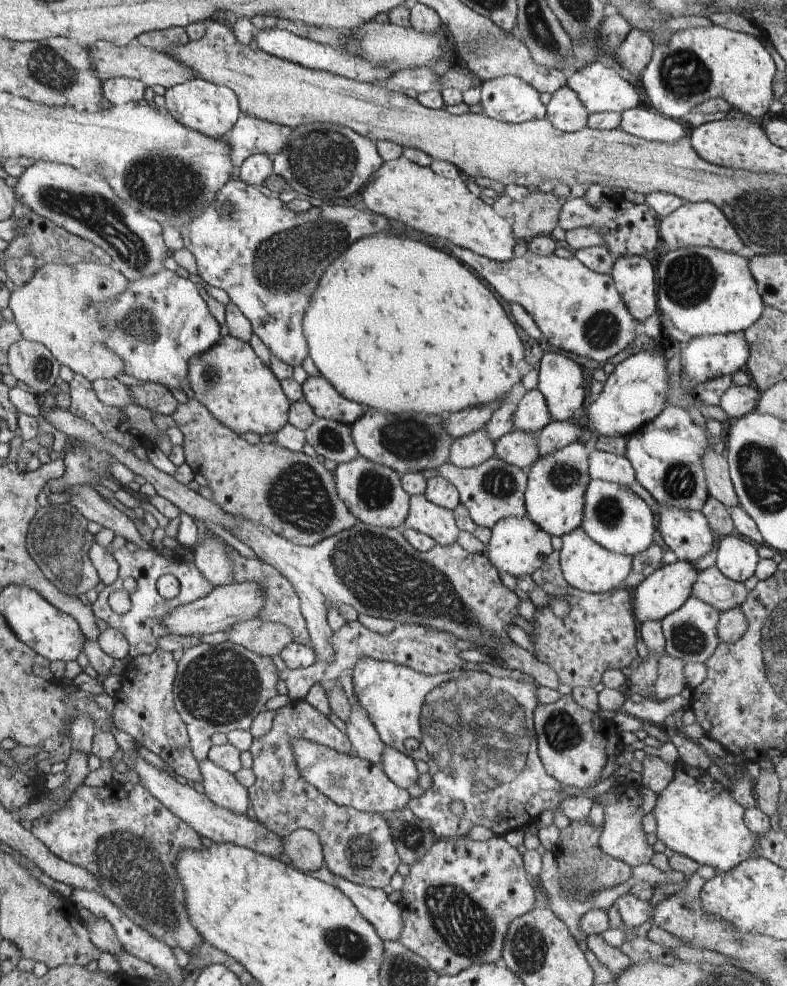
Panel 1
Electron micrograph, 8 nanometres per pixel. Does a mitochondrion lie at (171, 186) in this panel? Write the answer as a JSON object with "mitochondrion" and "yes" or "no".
{"mitochondrion":"yes"}

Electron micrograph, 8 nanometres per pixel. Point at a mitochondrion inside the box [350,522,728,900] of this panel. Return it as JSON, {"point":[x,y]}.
{"point":[476,732]}

